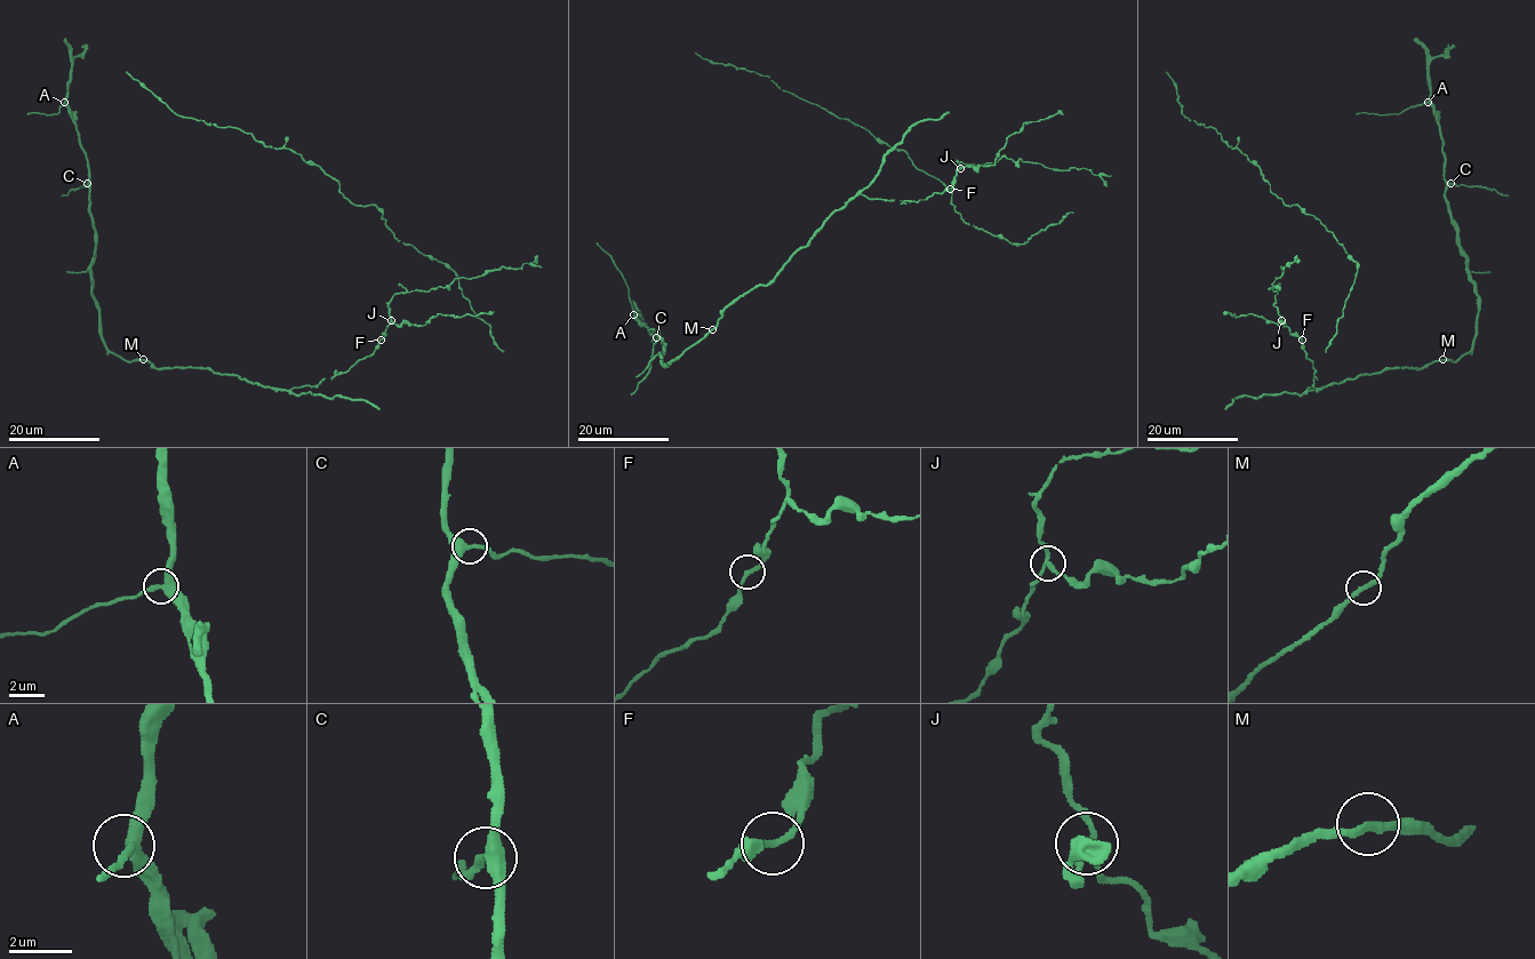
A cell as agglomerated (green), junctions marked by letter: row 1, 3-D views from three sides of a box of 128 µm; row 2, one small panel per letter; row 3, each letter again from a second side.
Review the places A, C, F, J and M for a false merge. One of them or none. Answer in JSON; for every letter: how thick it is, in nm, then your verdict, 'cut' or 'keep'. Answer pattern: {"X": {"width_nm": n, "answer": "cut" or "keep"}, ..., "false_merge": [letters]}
{"A": {"width_nm": 320, "answer": "keep"}, "C": {"width_nm": 320, "answer": "keep"}, "F": {"width_nm": 200, "answer": "keep"}, "J": {"width_nm": 220, "answer": "cut"}, "M": {"width_nm": 280, "answer": "keep"}, "false_merge": ["J"]}

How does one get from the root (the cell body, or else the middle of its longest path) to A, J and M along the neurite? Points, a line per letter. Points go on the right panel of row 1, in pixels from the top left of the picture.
A: (1301, 340), (1314, 369), (1309, 390), (1455, 361), (1472, 348), (1478, 296), (1446, 198), (1441, 132), (1428, 102)
J: (1301, 340), (1281, 321)
M: (1301, 340), (1314, 369), (1314, 382), (1309, 390), (1389, 368), (1421, 368), (1442, 359)

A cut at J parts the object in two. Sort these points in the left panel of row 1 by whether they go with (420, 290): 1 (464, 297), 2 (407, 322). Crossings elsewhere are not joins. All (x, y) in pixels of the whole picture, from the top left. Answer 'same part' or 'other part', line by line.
1: same part
2: other part

